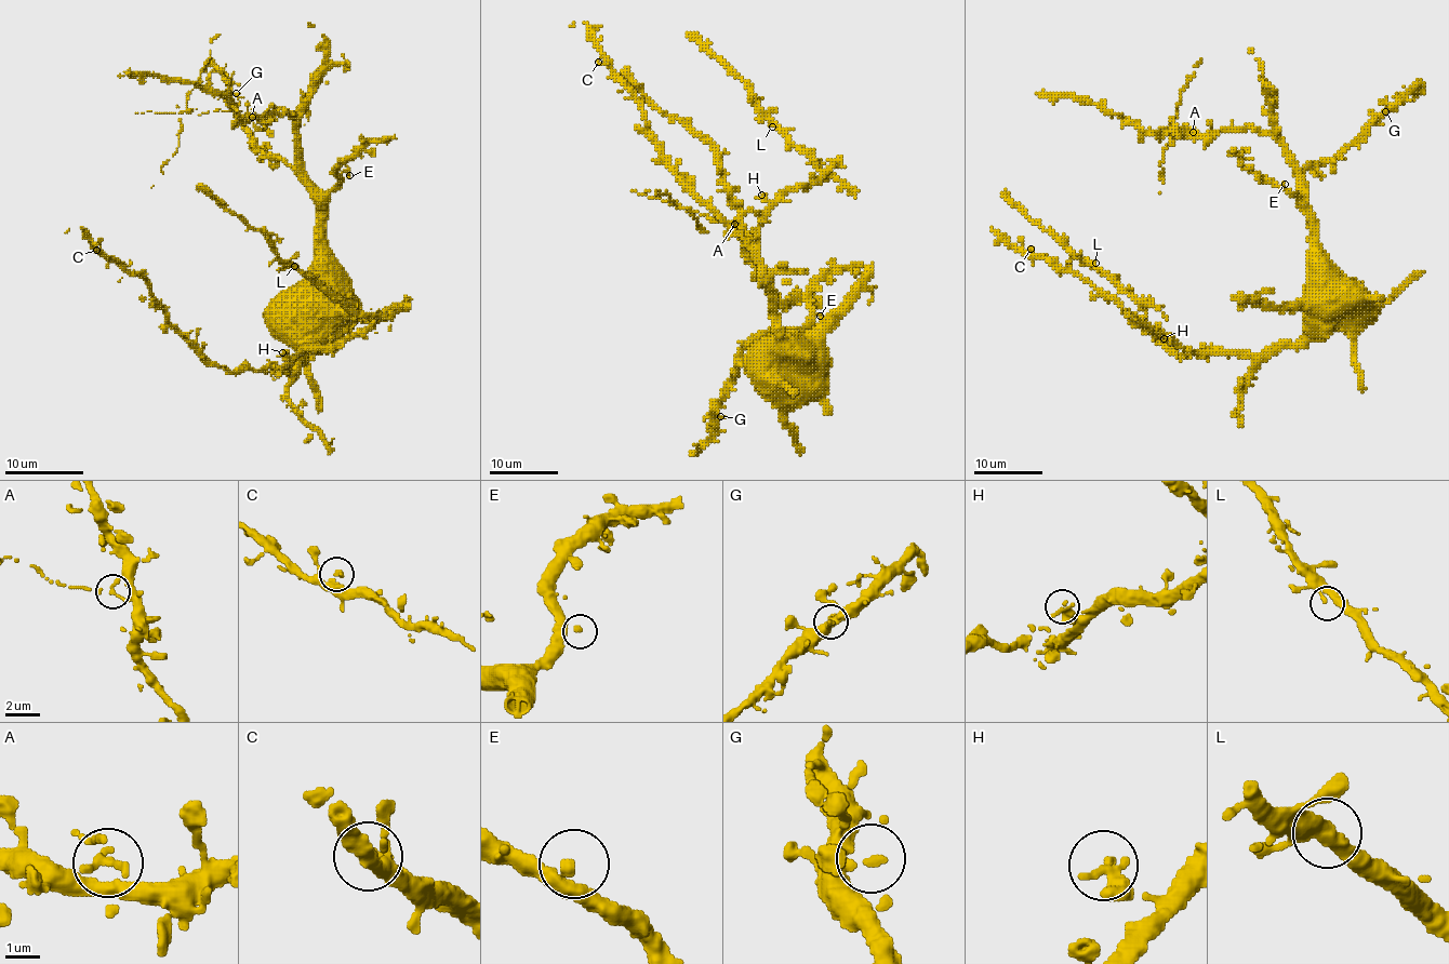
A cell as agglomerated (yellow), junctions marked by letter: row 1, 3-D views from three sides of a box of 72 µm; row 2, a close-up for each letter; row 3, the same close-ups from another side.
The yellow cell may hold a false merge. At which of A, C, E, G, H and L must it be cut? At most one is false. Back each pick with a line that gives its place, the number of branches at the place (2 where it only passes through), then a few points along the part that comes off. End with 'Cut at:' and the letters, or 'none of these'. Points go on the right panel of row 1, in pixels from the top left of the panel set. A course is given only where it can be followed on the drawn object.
A: Place: (1193, 132). Branches: 2. Course of the part to remove: (1193, 132), (1192, 126), (1184, 125), (1178, 131), (1178, 125), (1171, 129), (1171, 143), (1164, 151), (1160, 193)
Cut at: A

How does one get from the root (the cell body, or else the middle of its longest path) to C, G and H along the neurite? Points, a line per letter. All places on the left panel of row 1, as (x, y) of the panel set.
C: (320, 315), (320, 329), (292, 362), (292, 372), (228, 372), (169, 321), (140, 276), (96, 250)
G: (320, 315), (320, 205), (316, 193), (281, 160), (273, 160), (257, 150), (251, 131), (229, 99), (236, 93)
H: (320, 315), (320, 329), (308, 348), (292, 362), (292, 372), (279, 370), (294, 355), (282, 352)

